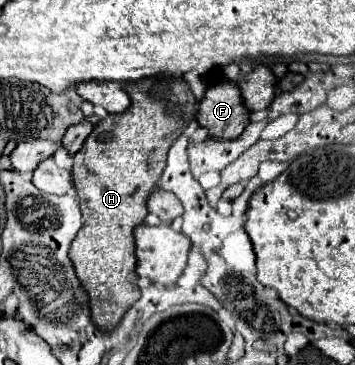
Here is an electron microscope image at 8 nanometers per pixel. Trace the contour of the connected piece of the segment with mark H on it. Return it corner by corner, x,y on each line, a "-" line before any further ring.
149,77
139,83
125,83
123,89
129,91
131,105
121,115
109,115
93,129
89,135
89,141
83,143
81,151
75,153
75,173
73,173
73,185
77,189
79,201
81,201
81,213
83,213
83,227
79,229
75,241
69,249
69,259
73,261
75,275
79,283
83,285
87,297
89,297
89,309
91,309
91,321
99,331
113,331
127,309
139,299
139,287
137,287
137,257
135,257
135,237
133,229
143,223
147,217
147,197
151,195
155,183
159,181
167,149
173,145
173,141
179,137
183,125
189,121
195,121
197,115
197,101
189,89
189,85
181,77

